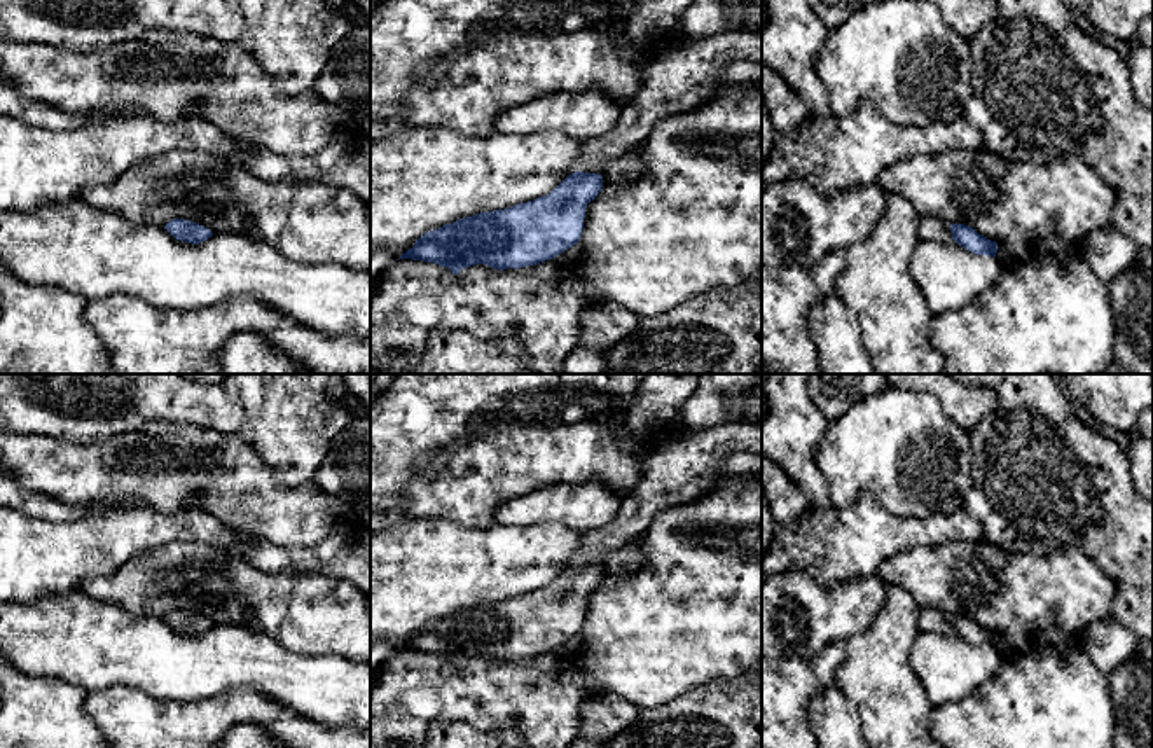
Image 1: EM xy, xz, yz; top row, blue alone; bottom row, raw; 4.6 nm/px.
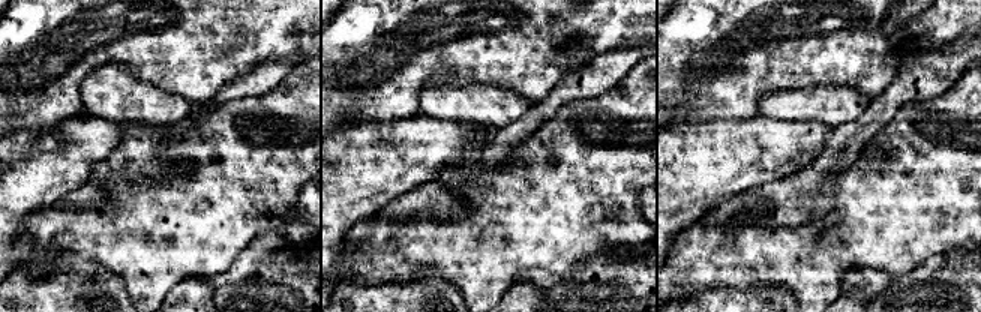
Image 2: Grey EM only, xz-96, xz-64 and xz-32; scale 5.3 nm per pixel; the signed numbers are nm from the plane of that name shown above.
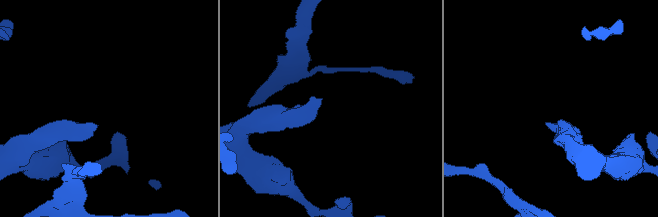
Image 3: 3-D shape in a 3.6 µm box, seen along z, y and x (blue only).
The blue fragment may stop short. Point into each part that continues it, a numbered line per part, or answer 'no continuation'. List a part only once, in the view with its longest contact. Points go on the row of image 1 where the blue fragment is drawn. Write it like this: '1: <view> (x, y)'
1: xz (678, 81)

